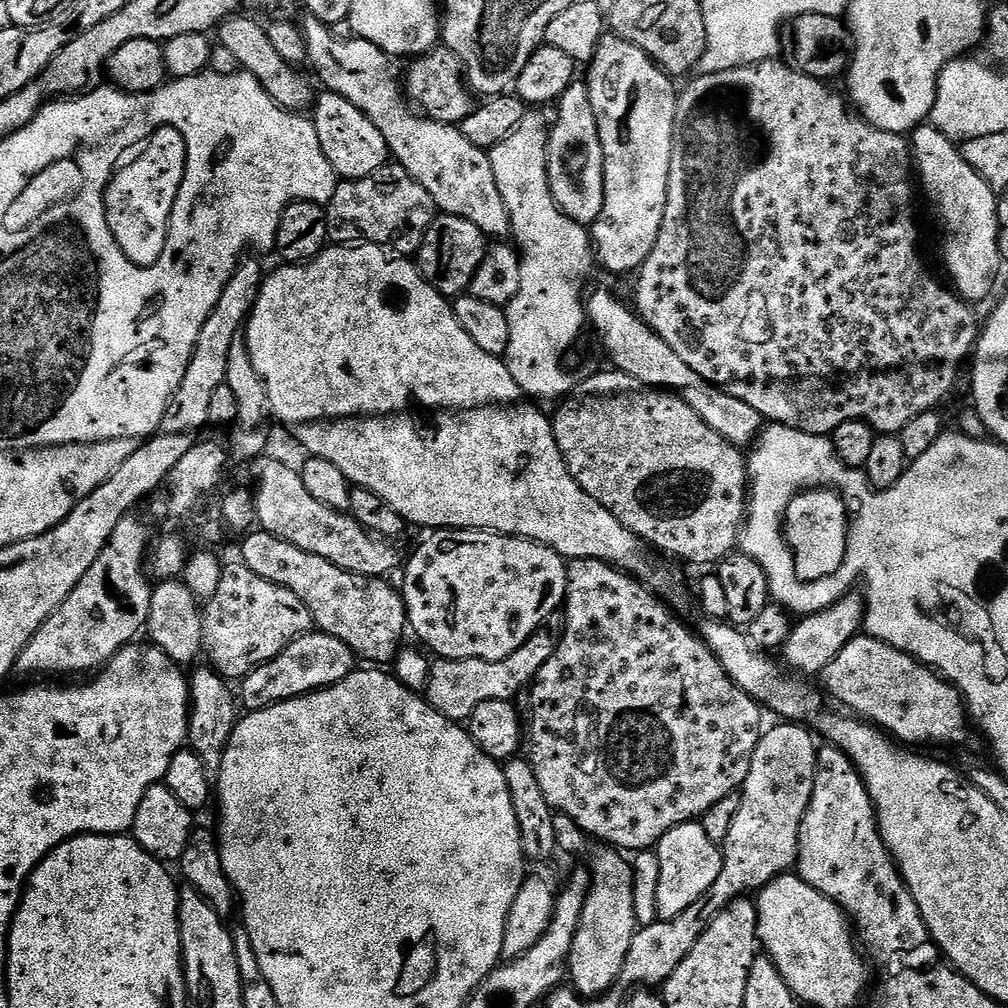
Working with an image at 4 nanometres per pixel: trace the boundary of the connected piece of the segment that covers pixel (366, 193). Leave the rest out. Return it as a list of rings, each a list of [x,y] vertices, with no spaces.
[[[395,162],[374,170],[374,174],[366,178],[341,179],[334,190],[334,198],[326,205],[328,238],[333,245],[376,244],[405,258],[419,253],[426,230],[430,230],[437,215],[434,198]]]

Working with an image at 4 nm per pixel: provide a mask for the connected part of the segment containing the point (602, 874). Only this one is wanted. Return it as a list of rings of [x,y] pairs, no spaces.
[[[608,846],[597,848],[600,849],[593,854],[588,866],[591,872],[588,896],[571,946],[568,967],[573,989],[586,998],[603,995],[617,983],[630,942],[638,930],[631,863],[617,849]]]

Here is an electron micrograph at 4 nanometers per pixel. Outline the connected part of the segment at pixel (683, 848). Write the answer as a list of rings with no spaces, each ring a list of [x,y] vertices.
[[[700,822],[674,826],[660,839],[654,851],[660,867],[656,915],[661,921],[673,920],[682,914],[682,910],[686,910],[686,906],[694,906],[694,902],[698,902],[698,898],[702,898],[706,890],[714,886],[714,878],[718,878],[722,870],[724,854],[721,845],[710,842]]]

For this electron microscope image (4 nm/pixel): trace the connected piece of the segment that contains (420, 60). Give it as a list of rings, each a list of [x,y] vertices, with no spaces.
[[[437,46],[429,52],[415,57],[408,68],[406,76],[406,95],[413,105],[428,119],[443,124],[459,126],[463,120],[474,114],[478,100],[468,86],[468,78],[464,75],[464,67],[449,48]]]

